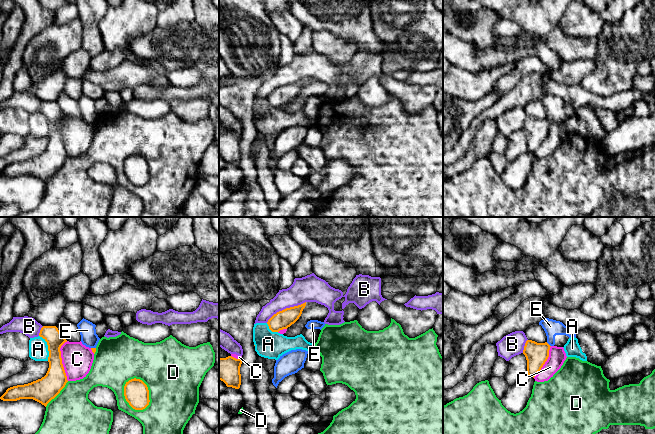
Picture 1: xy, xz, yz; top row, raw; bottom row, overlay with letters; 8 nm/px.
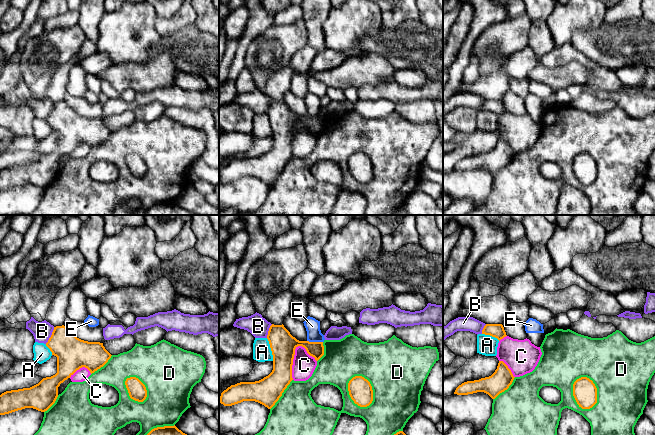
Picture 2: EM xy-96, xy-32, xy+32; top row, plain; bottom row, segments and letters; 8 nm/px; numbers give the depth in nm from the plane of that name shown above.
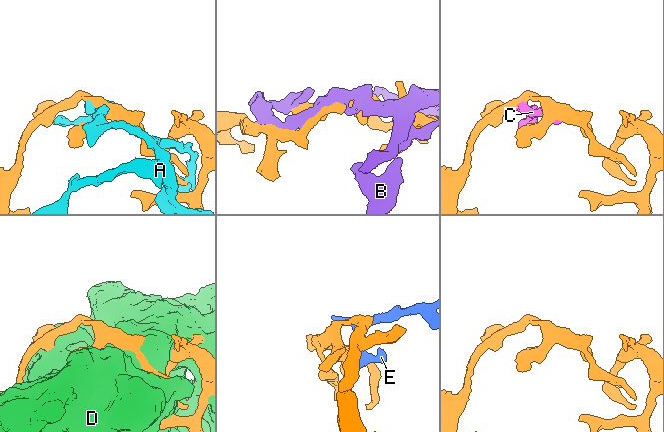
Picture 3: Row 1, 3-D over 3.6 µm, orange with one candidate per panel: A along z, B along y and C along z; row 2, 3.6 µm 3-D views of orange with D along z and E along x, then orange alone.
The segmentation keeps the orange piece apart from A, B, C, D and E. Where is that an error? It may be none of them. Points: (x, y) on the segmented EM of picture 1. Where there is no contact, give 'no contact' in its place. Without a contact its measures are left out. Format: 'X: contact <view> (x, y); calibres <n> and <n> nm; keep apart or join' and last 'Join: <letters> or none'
A: contact xy (48, 348); calibres 170 and 160 nm; keep apart
B: contact xz (286, 308); calibres 150 and 220 nm; keep apart
C: contact xy (61, 361); calibres 190 and 240 nm; keep apart
D: contact xy (148, 392); calibres 200 and 460 nm; keep apart
E: contact yz (548, 344); calibres 180 and 130 nm; keep apart
Join: none

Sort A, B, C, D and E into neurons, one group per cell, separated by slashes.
A / B C / D / E

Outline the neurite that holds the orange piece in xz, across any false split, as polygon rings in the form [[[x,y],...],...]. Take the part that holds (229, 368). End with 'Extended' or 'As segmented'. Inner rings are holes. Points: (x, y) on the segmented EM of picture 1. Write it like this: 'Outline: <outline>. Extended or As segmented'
Outline: [[[232,356],[219,358],[219,380],[223,381],[227,387],[239,389],[241,385],[240,367],[242,359]]]. As segmented

